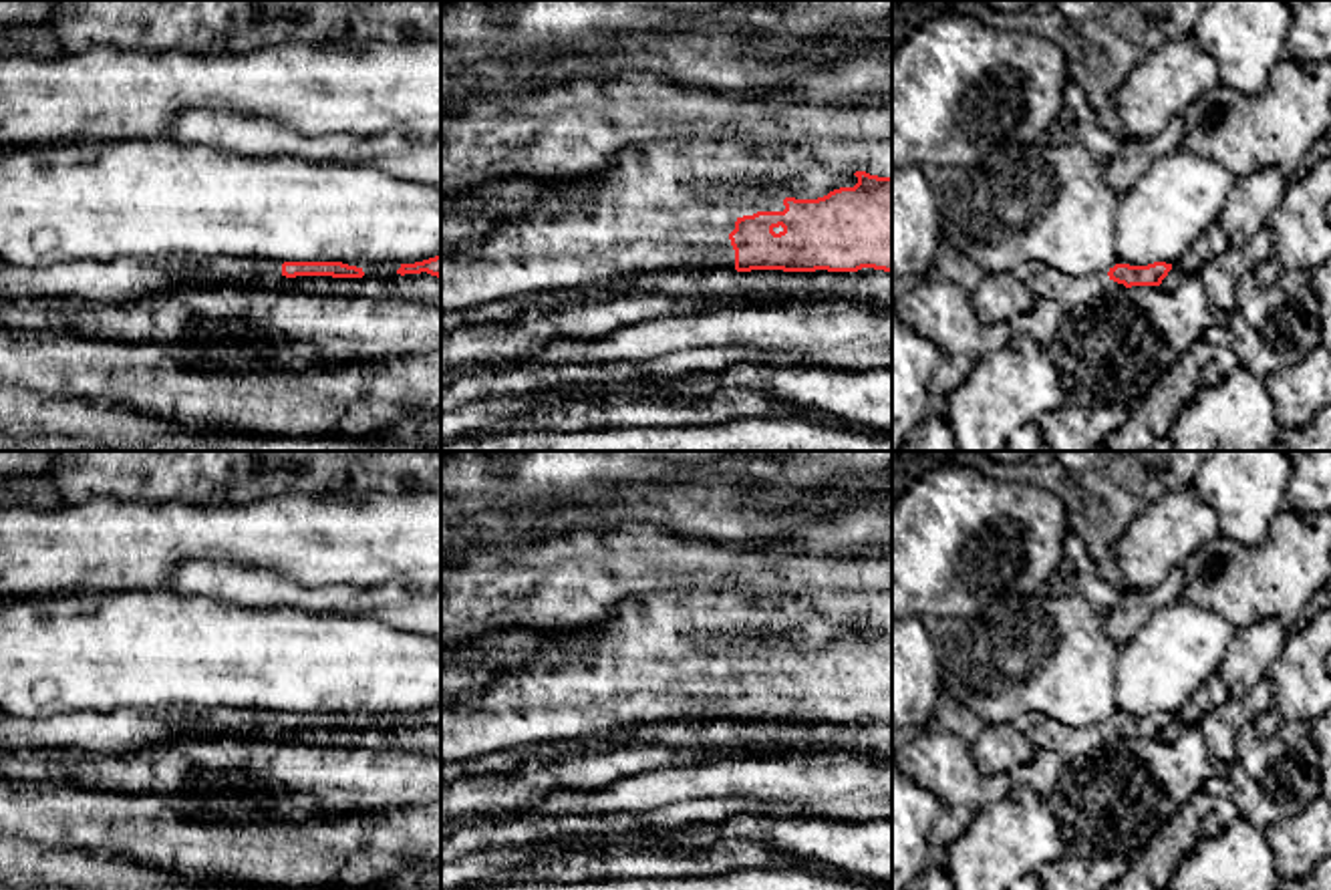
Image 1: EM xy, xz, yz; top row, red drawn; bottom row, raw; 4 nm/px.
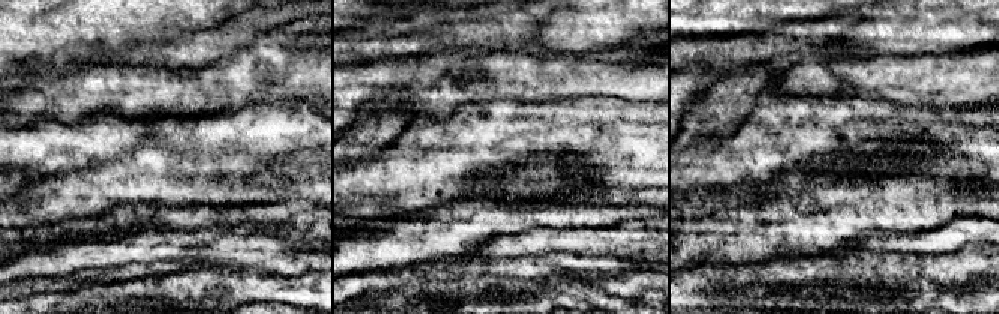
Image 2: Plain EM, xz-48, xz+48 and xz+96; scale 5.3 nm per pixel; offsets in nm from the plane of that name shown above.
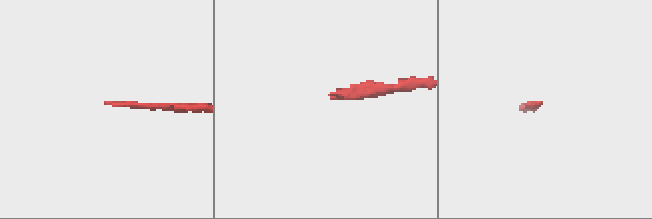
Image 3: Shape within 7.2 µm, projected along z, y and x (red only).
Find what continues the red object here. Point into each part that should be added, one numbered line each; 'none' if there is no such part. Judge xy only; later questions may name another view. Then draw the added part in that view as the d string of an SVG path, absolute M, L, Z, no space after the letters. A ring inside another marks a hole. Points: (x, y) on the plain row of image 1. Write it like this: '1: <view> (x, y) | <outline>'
1: xy (125, 729) | M137 709L62 711L48 717L10 717L0 713L0 751L79 749L125 755L187 737L215 737L217 731L244 731L282 725L282 715L254 709Z

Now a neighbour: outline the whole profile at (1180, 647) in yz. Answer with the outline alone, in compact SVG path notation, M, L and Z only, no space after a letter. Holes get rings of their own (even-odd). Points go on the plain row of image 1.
M1184 598L1160 608L1122 646L1116 705L1130 717L1176 715L1218 675L1236 628L1220 614Z

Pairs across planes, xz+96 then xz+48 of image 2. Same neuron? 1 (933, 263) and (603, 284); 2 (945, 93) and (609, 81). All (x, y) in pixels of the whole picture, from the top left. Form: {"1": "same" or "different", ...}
{"1": "different", "2": "same"}

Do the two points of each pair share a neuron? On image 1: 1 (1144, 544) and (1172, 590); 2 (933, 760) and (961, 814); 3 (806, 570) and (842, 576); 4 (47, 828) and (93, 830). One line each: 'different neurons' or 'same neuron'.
1: different neurons
2: different neurons
3: same neuron
4: same neuron

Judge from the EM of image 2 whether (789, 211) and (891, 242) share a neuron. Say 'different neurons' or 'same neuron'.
different neurons

